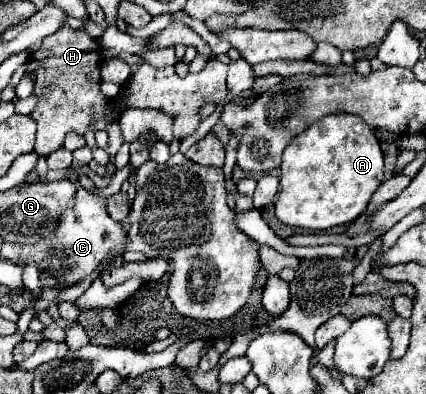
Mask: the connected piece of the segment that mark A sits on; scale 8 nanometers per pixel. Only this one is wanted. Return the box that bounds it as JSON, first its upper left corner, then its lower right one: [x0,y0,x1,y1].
[275,114,383,230]

